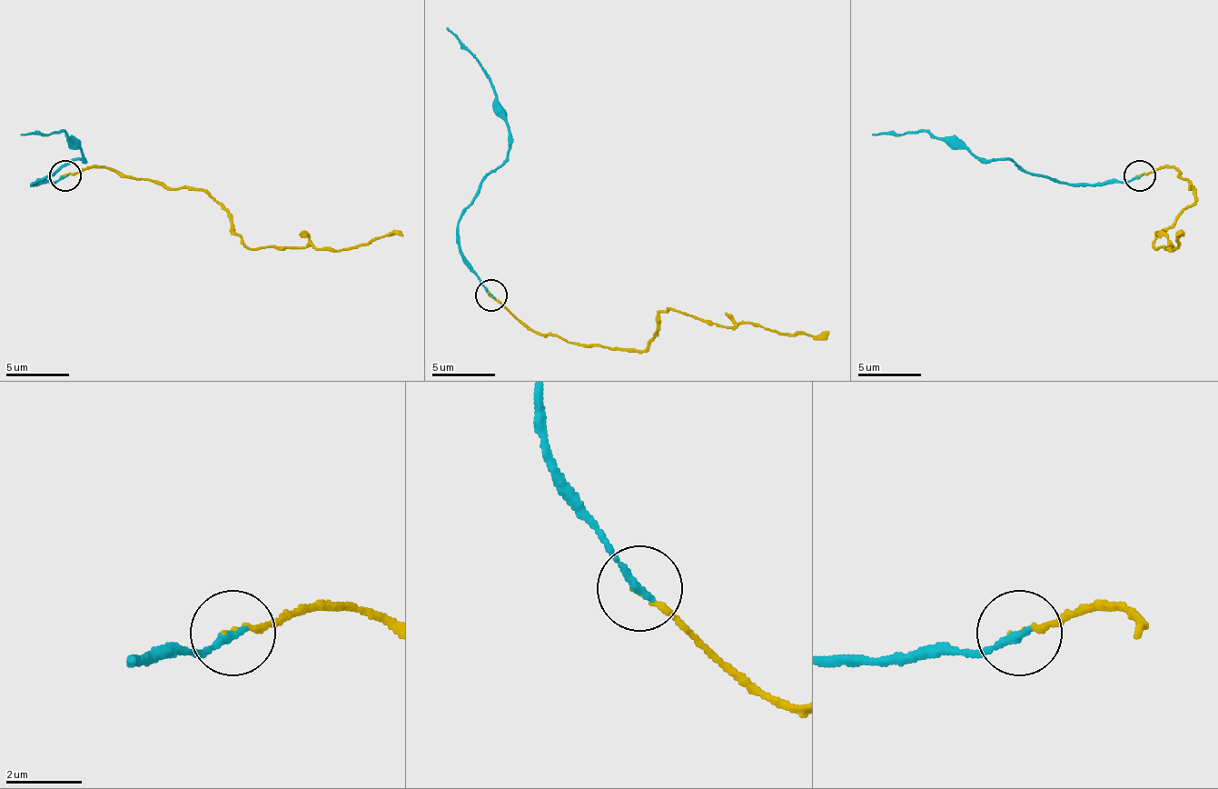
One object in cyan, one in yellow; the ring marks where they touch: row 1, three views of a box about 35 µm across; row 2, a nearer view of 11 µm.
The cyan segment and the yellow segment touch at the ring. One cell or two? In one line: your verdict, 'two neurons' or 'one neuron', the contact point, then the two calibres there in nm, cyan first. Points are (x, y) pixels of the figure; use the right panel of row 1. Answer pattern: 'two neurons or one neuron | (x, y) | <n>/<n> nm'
two neurons | (1139, 175) | 200/80 nm

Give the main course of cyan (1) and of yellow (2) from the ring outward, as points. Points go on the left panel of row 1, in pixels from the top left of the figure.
1: (65, 176), (34, 185), (31, 183), (56, 173), (72, 160), (82, 160), (82, 151), (63, 132), (21, 135)
2: (63, 176), (106, 166), (154, 183), (204, 189), (252, 249), (296, 245), (350, 249), (391, 233), (403, 236)

